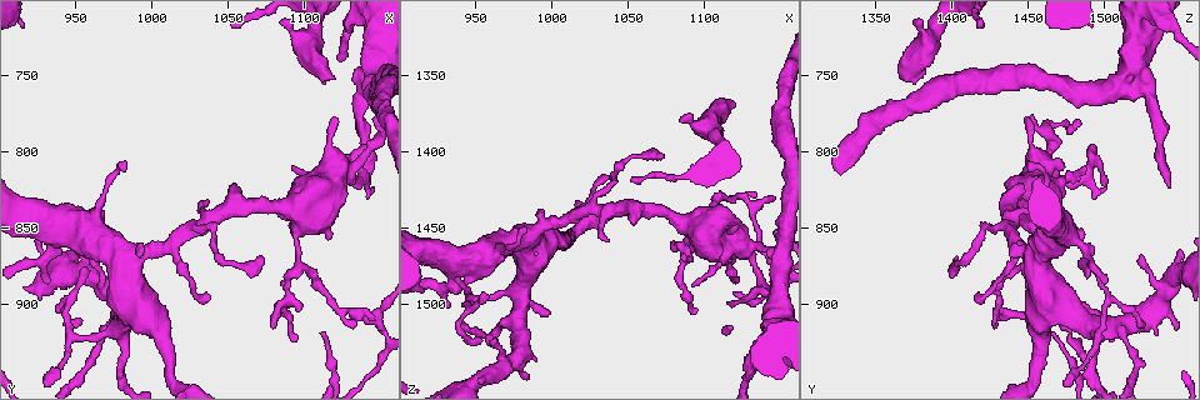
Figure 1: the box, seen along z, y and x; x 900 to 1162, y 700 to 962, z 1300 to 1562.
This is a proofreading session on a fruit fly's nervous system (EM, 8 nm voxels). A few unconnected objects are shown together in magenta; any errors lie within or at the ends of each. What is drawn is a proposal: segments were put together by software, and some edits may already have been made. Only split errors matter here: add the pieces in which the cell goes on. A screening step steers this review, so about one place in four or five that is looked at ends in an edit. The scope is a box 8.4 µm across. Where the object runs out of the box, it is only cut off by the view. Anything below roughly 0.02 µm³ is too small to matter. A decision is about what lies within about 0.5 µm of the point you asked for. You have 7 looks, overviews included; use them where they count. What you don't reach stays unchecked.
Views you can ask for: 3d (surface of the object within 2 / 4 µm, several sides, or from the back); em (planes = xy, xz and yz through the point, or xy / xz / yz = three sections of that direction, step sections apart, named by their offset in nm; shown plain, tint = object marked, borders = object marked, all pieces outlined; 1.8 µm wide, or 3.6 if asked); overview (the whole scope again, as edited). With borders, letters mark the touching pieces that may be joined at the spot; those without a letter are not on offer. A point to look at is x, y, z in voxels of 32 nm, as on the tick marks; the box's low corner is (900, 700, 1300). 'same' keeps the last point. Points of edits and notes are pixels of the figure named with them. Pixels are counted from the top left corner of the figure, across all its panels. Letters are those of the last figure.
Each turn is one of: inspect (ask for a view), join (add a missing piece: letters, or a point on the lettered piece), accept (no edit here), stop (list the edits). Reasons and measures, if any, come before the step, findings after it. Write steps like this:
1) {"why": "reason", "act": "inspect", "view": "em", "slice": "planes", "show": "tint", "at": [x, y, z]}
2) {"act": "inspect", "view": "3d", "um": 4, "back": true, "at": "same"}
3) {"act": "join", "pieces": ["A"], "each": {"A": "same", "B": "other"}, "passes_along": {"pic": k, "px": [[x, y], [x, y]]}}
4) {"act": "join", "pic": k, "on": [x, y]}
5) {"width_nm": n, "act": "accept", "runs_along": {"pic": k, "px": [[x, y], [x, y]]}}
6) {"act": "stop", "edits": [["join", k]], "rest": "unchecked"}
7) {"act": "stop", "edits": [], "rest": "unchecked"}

{"why": "sharp bend", "act": "inspect", "view": "3d", "um": 4, "at": [1132, 806, 1492]}

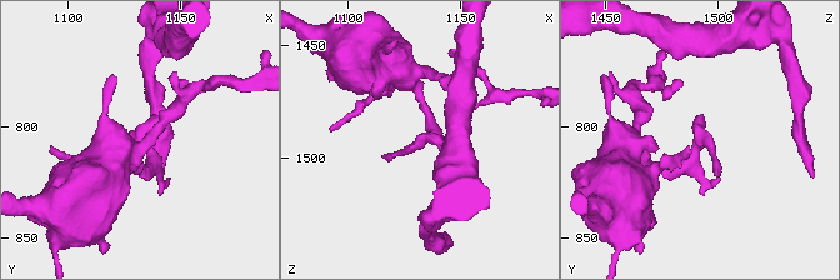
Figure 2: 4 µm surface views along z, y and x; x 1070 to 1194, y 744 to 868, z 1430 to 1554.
{"why": "need the tissue", "act": "inspect", "view": "em", "slice": "xy", "step": 8, "show": "tint", "at": [1133, 807, 1492]}

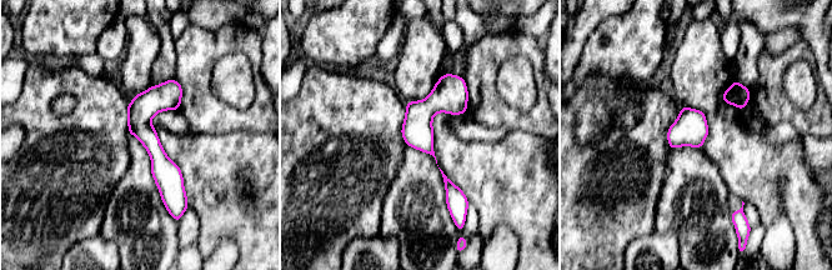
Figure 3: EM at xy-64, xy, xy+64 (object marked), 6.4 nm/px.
{"why": "another direction", "act": "inspect", "view": "em", "slice": "planes", "show": "borders", "at": "same"}

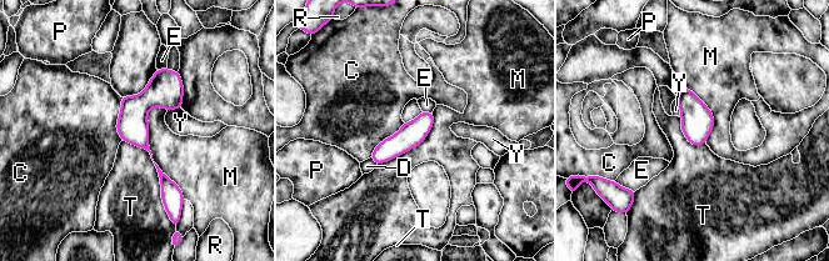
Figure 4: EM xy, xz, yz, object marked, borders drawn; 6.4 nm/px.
{"act": "accept", "each": {"C": "other", "D": "other", "E": "other", "M": "other", "P": "other", "R": "other", "T": "other", "Y": "other"}, "border": {"pic": 4, "px": [[123, 140], [149, 152], [166, 212]]}, "found": "none of them fits"}

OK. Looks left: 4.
{"why": "a fork", "act": "inspect", "view": "3d", "um": 2, "back": true, "at": [1104, 728, 1382]}

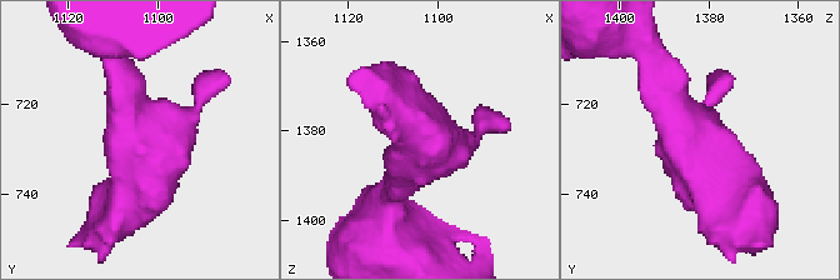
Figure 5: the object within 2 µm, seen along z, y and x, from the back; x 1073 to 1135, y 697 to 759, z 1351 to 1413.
{"act": "inspect", "view": "em", "slice": "planes", "show": "plain", "at": [1103, 727, 1383]}

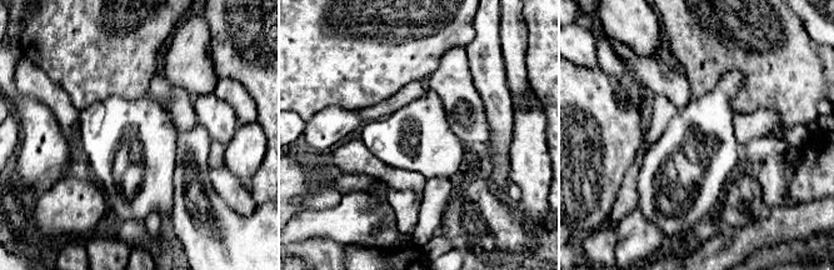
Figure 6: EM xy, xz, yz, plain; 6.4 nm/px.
{"act": "inspect", "view": "em", "slice": "planes", "show": "borders", "at": "same"}

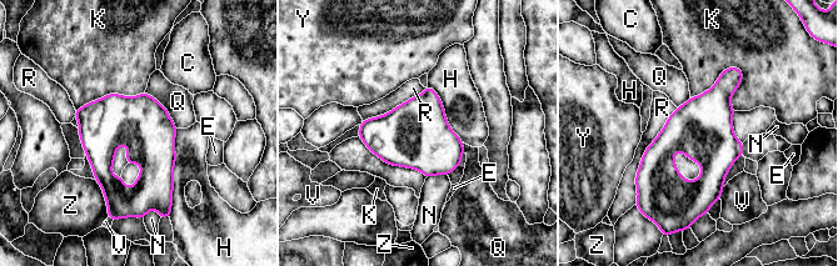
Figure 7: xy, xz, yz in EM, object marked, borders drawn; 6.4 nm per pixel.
{"act": "accept", "each": {"C": "other", "E": "other", "H": "other", "K": "other", "N": "other", "Q": "other", "R": "other", "V": "other", "Y": "other", "Z": "other"}, "border": {"pic": 7, "px": [[677, 108], [643, 155], [637, 195]]}, "found": "no lettered piece goes on from it"}

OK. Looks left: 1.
{"act": "stop", "edits": [], "rest": "unchecked"}

